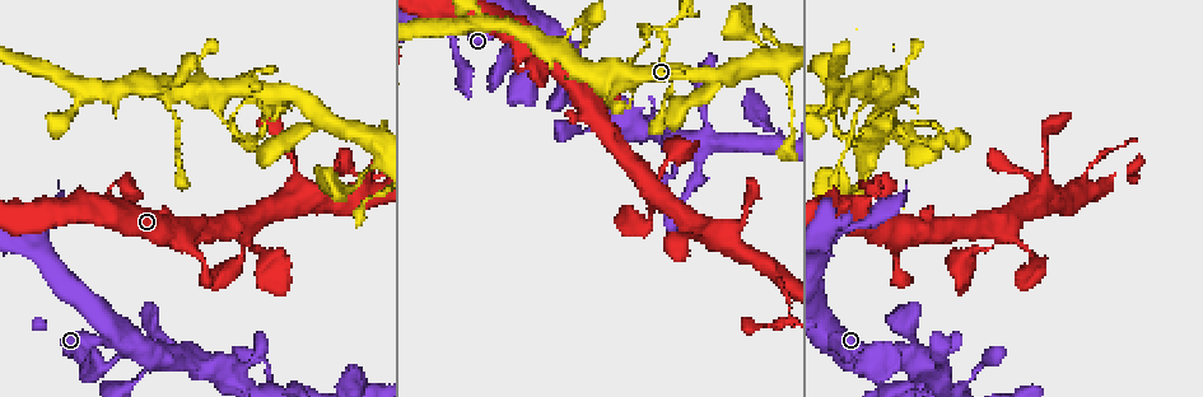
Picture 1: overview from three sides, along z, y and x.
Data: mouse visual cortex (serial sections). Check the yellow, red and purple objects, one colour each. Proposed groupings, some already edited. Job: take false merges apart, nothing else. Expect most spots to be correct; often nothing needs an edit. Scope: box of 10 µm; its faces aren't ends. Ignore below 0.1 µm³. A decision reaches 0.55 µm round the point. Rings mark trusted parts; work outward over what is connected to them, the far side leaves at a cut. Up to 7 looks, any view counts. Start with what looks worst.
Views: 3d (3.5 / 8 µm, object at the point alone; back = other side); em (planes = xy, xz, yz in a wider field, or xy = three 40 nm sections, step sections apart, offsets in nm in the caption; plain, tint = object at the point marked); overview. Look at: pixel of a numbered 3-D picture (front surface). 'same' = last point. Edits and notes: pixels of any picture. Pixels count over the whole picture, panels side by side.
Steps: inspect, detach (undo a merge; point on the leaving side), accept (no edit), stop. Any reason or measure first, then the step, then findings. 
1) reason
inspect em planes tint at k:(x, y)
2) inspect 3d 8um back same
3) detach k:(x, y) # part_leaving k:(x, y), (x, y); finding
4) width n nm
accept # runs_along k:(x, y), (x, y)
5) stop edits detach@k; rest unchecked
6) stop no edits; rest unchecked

inspect em xy step 1 tint at 1:(875, 193)

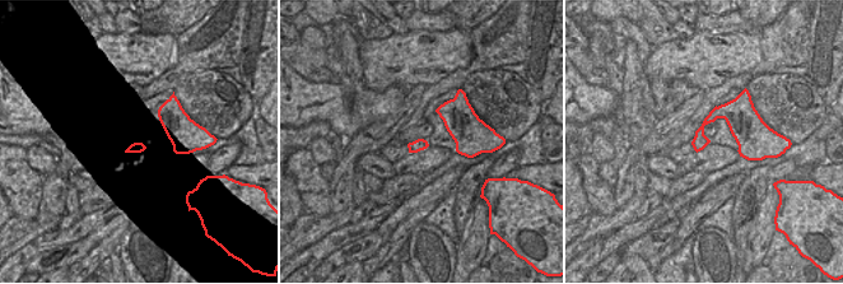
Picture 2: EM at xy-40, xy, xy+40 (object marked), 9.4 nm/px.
inspect 3d 3.5um same

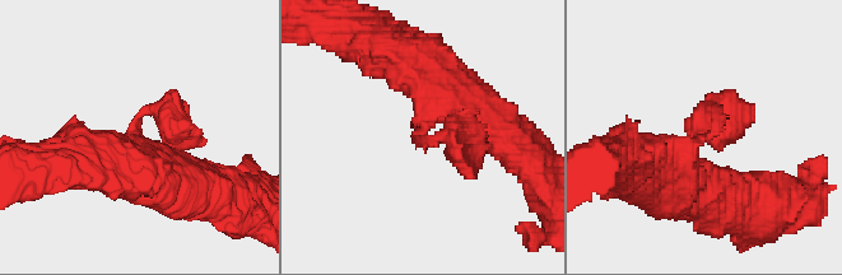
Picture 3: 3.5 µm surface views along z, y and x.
accept # one cell here

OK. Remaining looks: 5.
narrows sharply
inspect 3d 3.5um at 1:(858, 133)

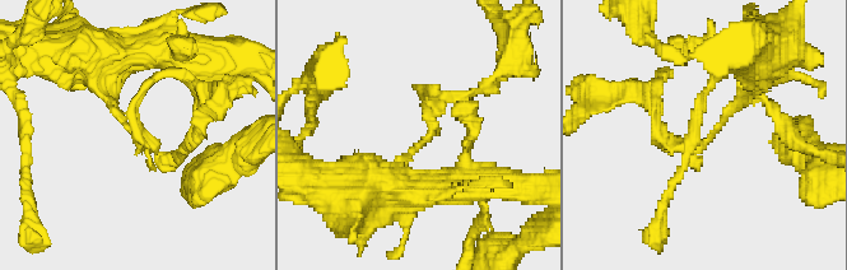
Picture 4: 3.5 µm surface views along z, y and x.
arm_widths 150, 150 nm
inspect em xy step 1 tint at 4:(708, 143)

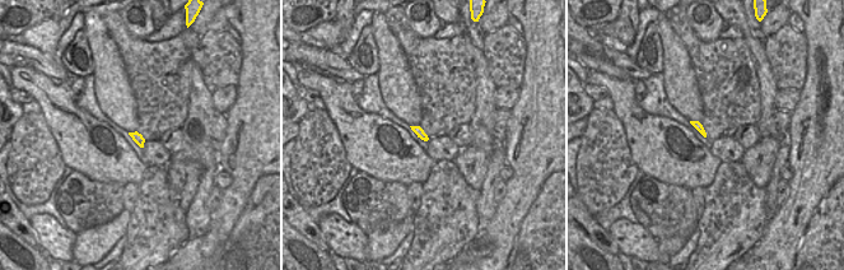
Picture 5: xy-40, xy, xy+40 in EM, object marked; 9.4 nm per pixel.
detach 4:(656, 120) # part_leaving 4:(682, 144), (656, 133), (666, 74); a second cell is stuck on

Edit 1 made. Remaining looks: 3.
see it whole again
inspect overview

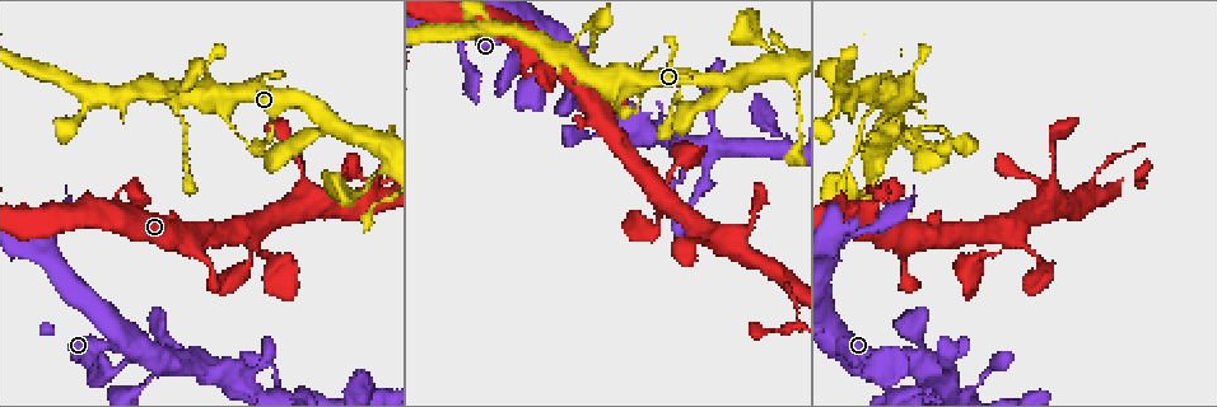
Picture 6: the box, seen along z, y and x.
inspect 3d 3.5um at 6:(897, 131)

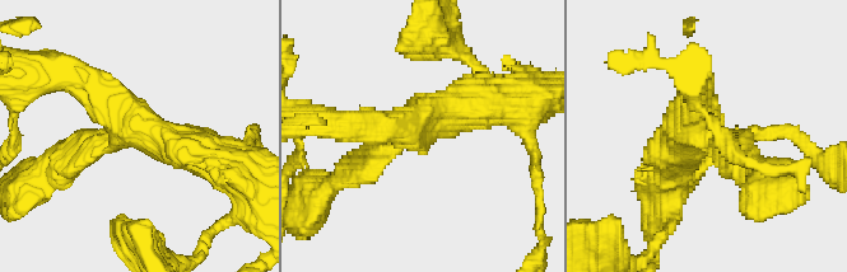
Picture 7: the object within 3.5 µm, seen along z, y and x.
arms 3; arm_widths 300, 400, 500 nm
inspect em xy step 2 tint at 7:(703, 136)

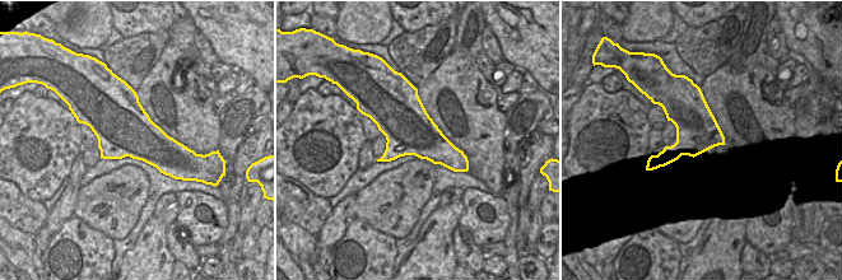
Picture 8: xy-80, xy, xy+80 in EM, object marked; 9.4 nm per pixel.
accept # runs_along 7:(64, 73), (149, 139), (204, 154); all the same cell

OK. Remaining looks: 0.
stop edits detach@4; rest unchecked

